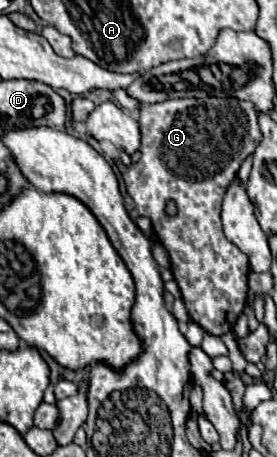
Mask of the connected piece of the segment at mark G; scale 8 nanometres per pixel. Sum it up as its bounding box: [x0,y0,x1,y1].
[119,98,261,336]

